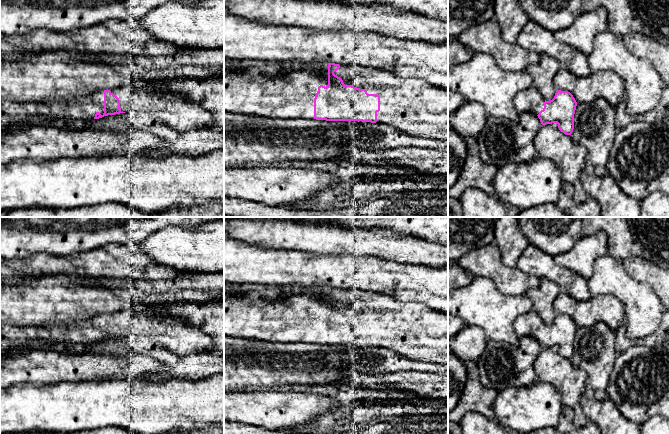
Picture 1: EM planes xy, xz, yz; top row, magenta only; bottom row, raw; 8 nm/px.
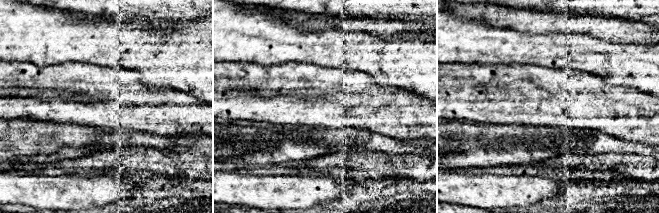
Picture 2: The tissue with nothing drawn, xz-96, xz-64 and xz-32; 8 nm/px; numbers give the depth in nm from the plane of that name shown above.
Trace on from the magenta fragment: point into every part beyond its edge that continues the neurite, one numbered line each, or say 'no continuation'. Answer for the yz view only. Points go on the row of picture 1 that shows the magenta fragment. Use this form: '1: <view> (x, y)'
1: yz (522, 105)

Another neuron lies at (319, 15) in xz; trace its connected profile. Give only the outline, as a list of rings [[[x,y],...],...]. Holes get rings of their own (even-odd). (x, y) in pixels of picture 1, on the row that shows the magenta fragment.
[[[224,0],[224,11],[252,21],[314,31],[373,31],[400,39],[448,43],[448,20],[389,5],[336,0]]]

